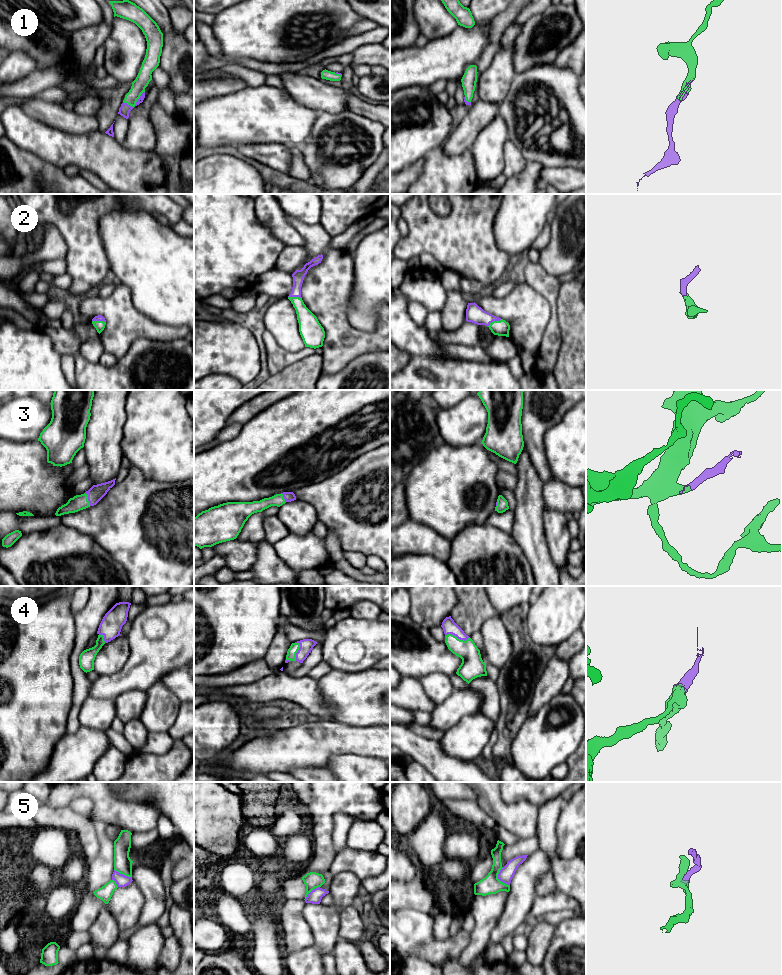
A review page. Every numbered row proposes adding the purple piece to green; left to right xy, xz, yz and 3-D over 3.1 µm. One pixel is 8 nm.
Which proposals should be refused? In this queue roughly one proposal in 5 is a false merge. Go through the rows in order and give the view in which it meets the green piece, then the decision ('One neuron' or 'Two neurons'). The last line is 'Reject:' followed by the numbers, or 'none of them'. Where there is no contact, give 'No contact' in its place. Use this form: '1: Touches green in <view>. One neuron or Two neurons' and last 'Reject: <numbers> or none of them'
1: Touches green in xy. One neuron
2: Touches green in yz. One neuron
3: Touches green in xy. One neuron
4: Touches green in yz. One neuron
5: Touches green in yz. Two neurons
Reject: 5

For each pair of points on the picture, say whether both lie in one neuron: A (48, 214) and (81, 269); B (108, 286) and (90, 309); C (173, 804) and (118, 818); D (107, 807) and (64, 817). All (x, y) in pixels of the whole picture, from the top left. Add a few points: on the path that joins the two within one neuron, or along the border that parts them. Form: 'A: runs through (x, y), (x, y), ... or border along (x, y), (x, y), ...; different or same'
A: runs through (63, 224), (81, 242), (81, 254); same
B: border along (116, 281), (114, 289), (108, 295), (98, 296); different
C: border along (134, 800), (140, 803), (150, 803), (160, 814); different
D: border along (88, 818), (93, 823); different

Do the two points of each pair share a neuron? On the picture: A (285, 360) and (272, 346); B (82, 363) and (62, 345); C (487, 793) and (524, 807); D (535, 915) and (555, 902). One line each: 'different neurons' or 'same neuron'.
A: same neuron
B: same neuron
C: same neuron
D: same neuron

